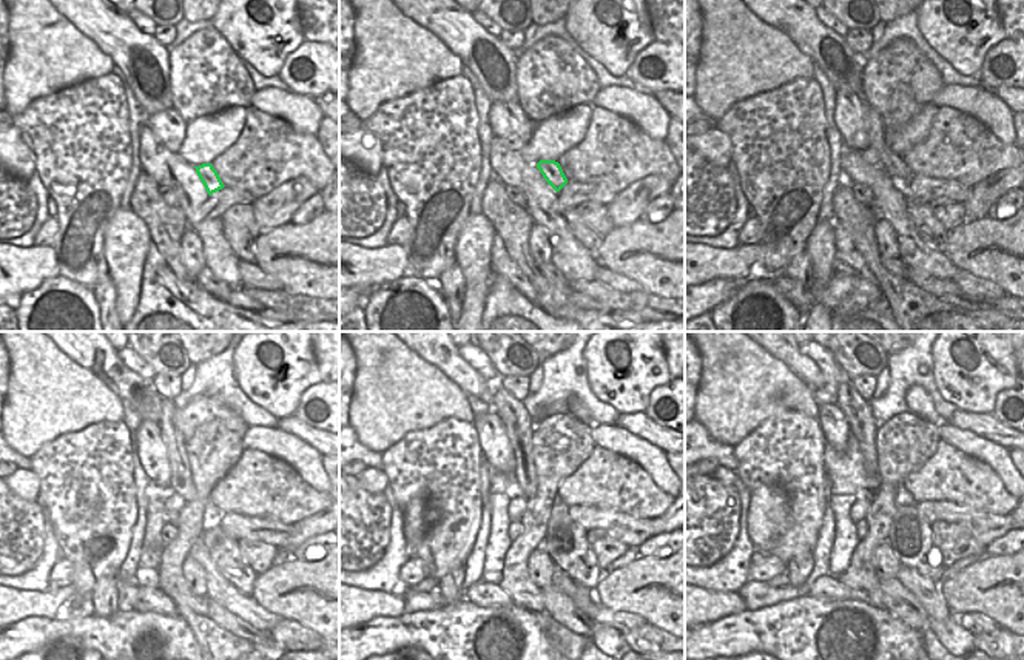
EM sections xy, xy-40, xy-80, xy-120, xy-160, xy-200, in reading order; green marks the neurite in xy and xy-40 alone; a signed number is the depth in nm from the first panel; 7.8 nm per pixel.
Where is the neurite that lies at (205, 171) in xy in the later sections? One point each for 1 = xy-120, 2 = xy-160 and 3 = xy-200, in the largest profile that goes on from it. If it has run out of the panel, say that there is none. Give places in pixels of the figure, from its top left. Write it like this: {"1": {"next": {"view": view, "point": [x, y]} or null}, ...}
{"1": {"next": {"view": "xy-120", "point": [181, 481]}}, "2": {"next": {"view": "xy-160", "point": [518, 424]}}, "3": {"next": {"view": "xy-200", "point": [862, 426]}}}

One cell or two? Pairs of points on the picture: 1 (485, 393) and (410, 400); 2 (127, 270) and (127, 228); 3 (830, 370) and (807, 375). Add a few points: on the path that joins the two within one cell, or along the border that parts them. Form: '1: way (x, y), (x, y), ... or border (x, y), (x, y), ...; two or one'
1: border (440, 370), (466, 395); two
2: way (127, 259), (127, 239); one
3: border (798, 347), (801, 353), (815, 363), (825, 383); two

